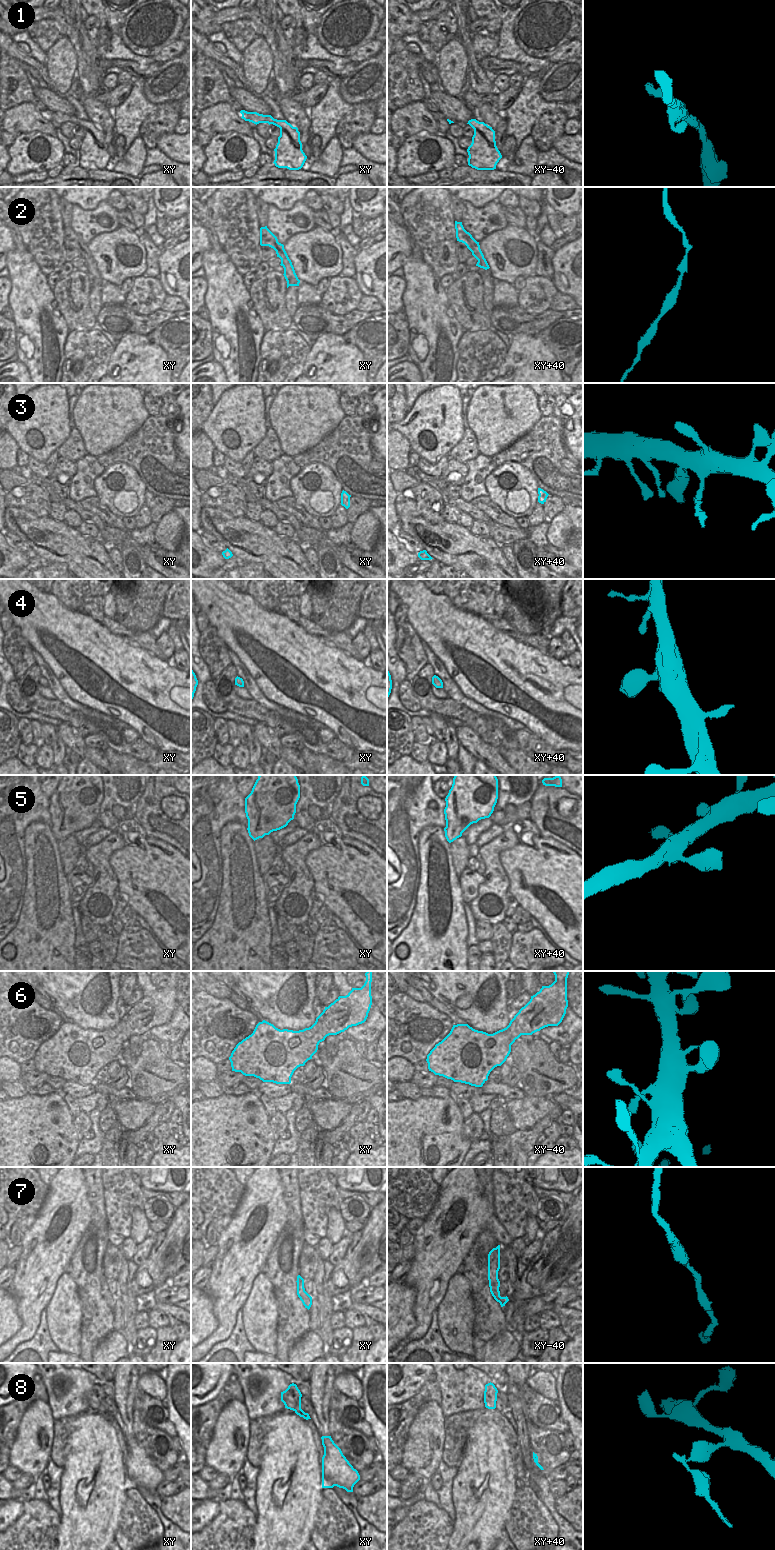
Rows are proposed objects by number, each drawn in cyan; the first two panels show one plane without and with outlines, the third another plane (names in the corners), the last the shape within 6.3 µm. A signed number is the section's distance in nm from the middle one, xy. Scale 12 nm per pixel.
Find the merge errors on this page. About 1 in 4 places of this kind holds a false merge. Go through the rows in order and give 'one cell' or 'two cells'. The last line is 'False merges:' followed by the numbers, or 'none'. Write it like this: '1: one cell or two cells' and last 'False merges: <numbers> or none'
1: one cell
2: one cell
3: two cells
4: one cell
5: one cell
6: one cell
7: one cell
8: two cells
False merges: 3, 8

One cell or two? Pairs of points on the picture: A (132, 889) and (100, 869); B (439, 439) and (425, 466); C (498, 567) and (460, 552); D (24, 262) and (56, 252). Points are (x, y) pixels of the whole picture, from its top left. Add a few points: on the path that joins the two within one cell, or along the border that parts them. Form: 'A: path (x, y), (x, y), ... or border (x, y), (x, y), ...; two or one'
A: border (108, 858), (108, 863), (117, 880), (117, 890); two
B: border (448, 453), (436, 462), (420, 458); two
C: path (489, 566), (478, 556), (469, 555); one
D: border (27, 250), (46, 276); two

